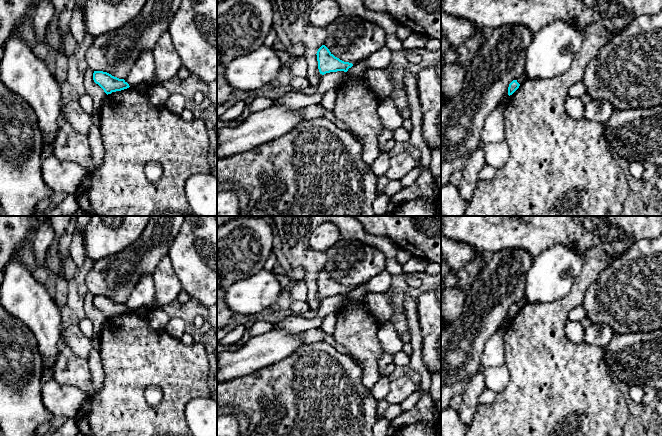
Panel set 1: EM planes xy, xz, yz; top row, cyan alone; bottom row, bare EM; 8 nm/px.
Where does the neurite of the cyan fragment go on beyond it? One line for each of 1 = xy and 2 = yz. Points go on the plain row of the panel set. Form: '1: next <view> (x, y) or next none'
1: next none
2: next none

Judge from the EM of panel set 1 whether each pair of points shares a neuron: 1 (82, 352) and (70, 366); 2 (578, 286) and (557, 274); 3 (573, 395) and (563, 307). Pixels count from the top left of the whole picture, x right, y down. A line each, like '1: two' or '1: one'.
1: two
2: two
3: one

